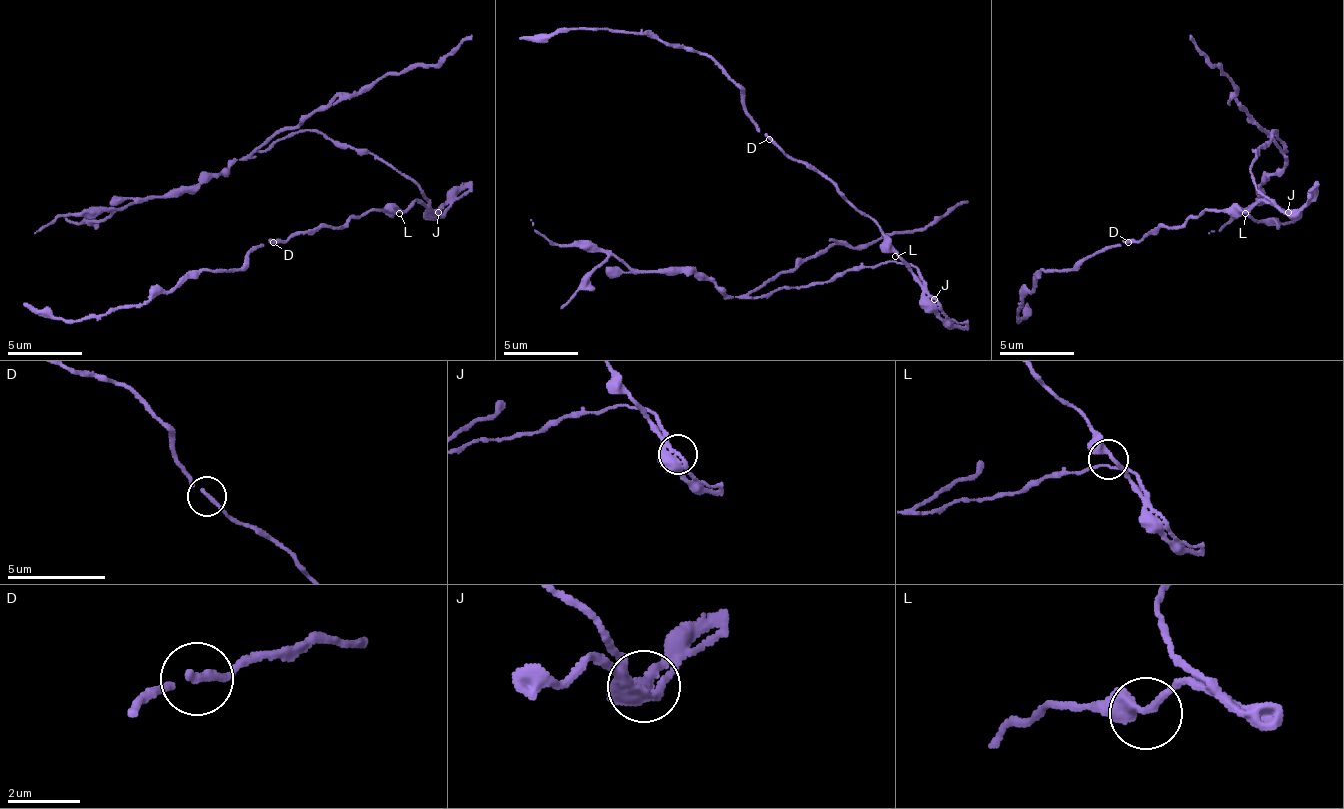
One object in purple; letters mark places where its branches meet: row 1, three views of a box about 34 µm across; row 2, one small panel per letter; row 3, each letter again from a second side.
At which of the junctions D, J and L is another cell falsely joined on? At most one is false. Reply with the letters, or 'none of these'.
J

